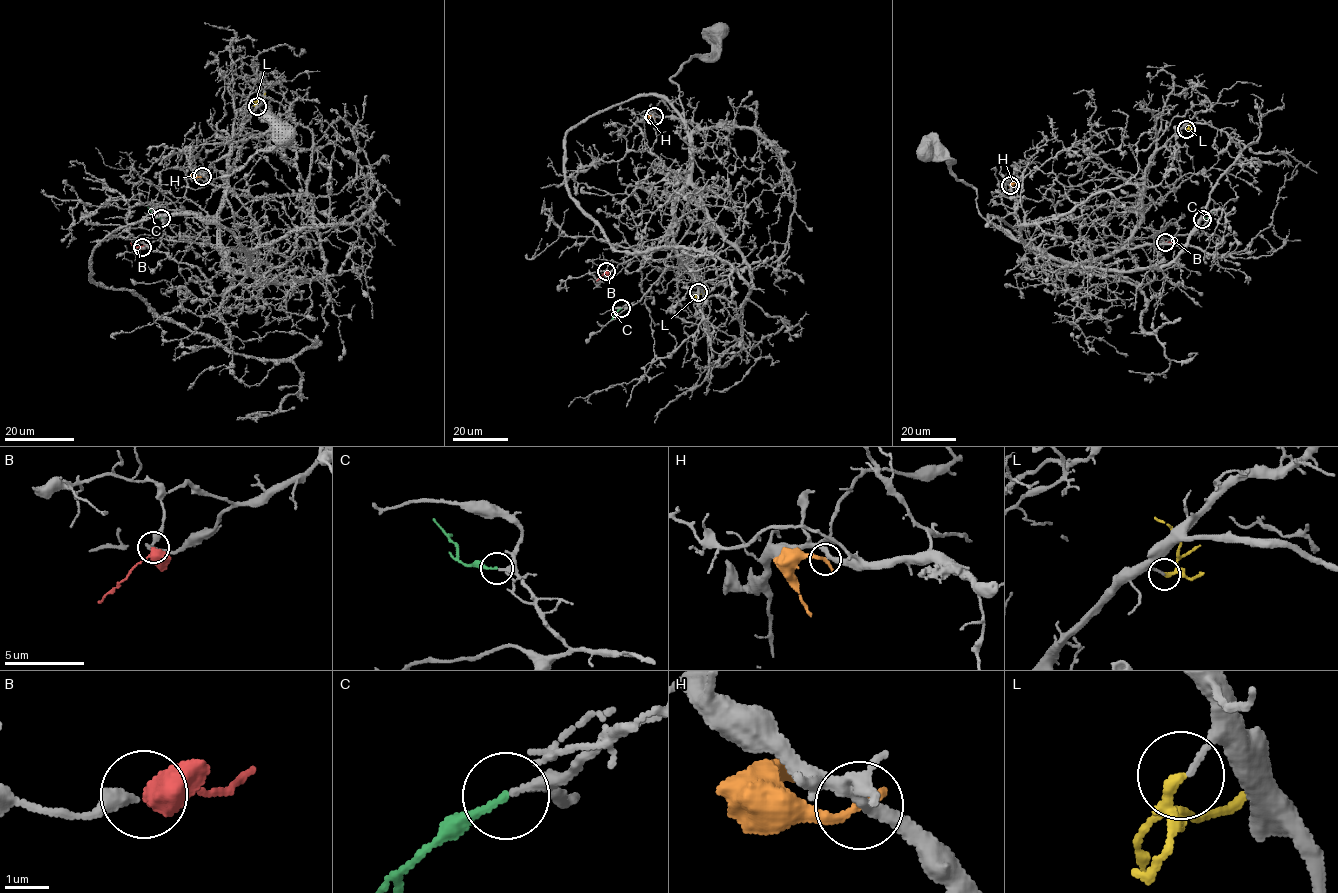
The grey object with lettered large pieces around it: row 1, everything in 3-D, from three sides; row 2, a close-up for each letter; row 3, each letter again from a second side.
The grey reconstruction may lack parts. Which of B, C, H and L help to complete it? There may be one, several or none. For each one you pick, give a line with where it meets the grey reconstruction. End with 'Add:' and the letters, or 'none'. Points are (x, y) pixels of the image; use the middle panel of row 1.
B: Touches grey at (606, 271)
C: Touches grey at (621, 308)
Add: B, C

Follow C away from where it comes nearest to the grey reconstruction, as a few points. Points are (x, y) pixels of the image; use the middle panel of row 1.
C: (621, 308), (610, 320)

